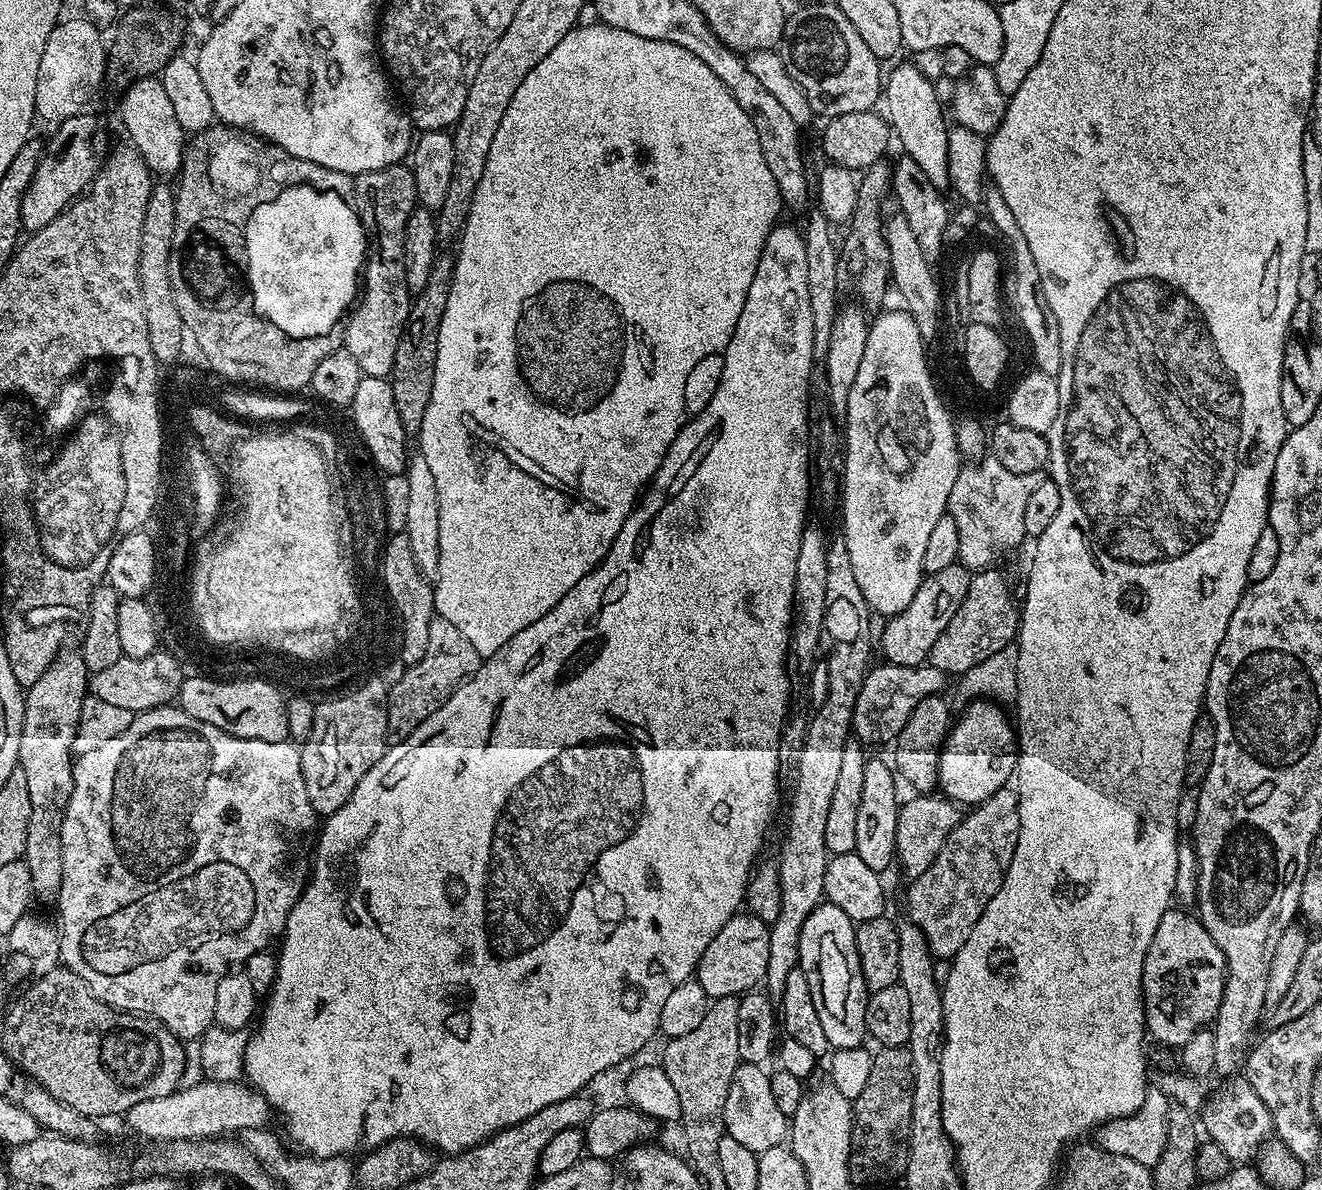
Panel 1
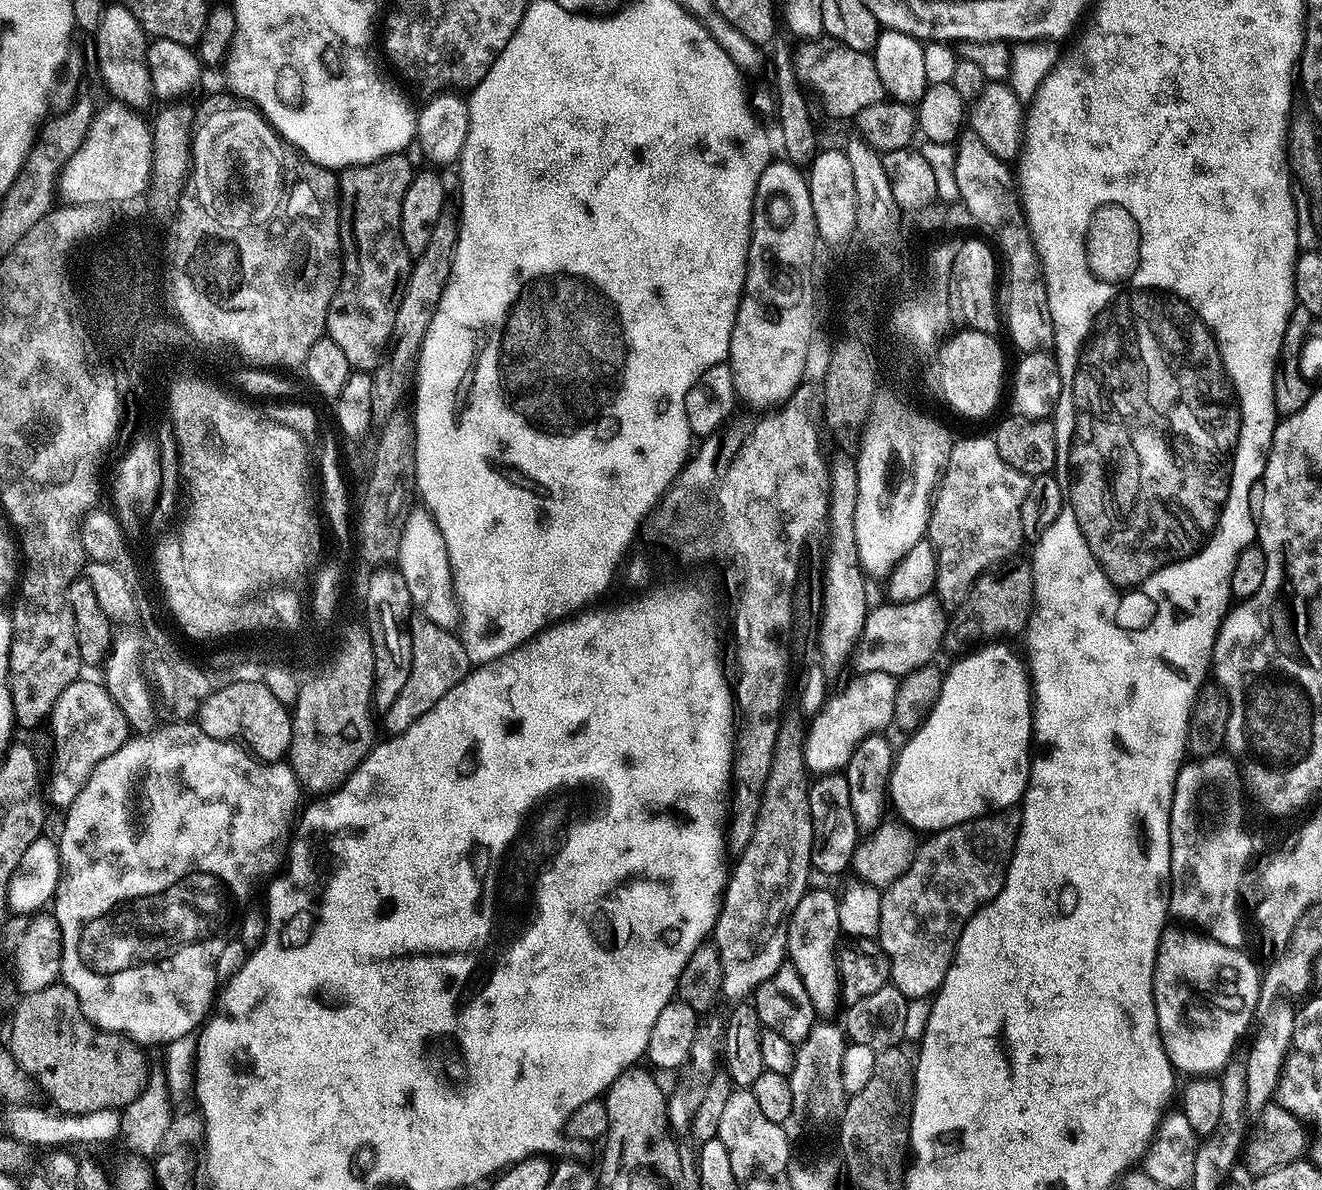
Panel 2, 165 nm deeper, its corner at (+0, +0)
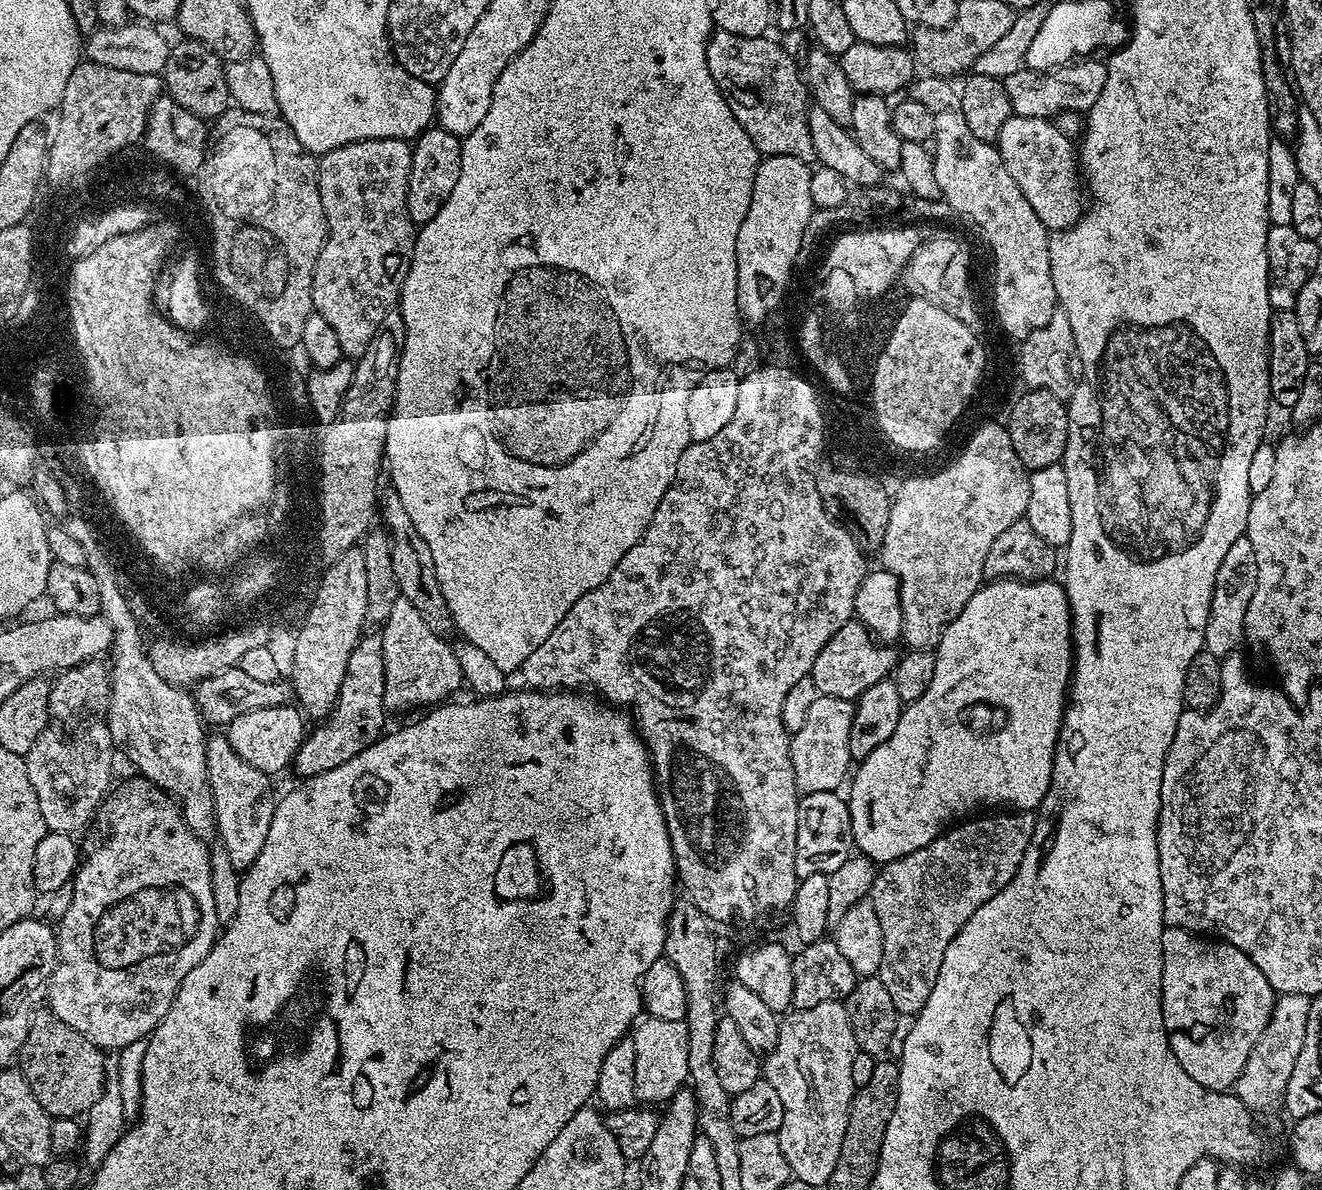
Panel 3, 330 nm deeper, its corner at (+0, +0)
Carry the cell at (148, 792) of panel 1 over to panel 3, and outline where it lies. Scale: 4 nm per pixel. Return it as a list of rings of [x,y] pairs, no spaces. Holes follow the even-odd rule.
[[[145,778],[135,779],[126,781],[117,792],[115,789],[103,801],[102,813],[104,812],[104,820],[108,823],[108,840],[102,841],[89,856],[87,853],[83,857],[82,863],[77,867],[76,875],[72,878],[70,885],[72,897],[69,898],[68,909],[65,910],[64,917],[60,920],[60,928],[58,924],[56,969],[52,975],[52,981],[48,984],[46,997],[47,1007],[58,1018],[62,1018],[62,1022],[66,1022],[71,1028],[78,1030],[78,1034],[82,1034],[90,1042],[94,1042],[101,1050],[109,1050],[108,1048],[121,1050],[130,1046],[132,1042],[138,1042],[151,1036],[155,1028],[162,1022],[162,1018],[166,1018],[166,1010],[170,1010],[186,974],[190,974],[190,970],[194,970],[194,966],[198,966],[198,962],[202,962],[202,958],[206,958],[206,954],[210,954],[222,928],[222,922],[215,912],[209,845],[188,828],[177,801],[168,792]]]

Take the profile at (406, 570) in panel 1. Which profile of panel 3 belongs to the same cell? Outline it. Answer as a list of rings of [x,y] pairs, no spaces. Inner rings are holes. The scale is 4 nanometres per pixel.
[[[365,643],[362,650],[350,654],[350,662],[346,666],[346,678],[342,680],[342,690],[338,694],[336,704],[331,712],[319,721],[316,729],[309,731],[304,737],[294,761],[297,777],[317,776],[326,770],[334,770],[334,766],[342,766],[342,762],[350,762],[366,746],[385,735],[384,695],[386,694],[386,670],[380,655],[379,643]]]

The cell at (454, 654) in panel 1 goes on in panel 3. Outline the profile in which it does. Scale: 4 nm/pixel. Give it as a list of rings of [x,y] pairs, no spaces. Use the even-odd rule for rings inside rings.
[[[399,596],[390,606],[390,614],[382,625],[384,633],[378,637],[380,655],[386,670],[386,694],[384,707],[389,713],[403,708],[436,706],[447,701],[462,688],[464,676],[451,643],[441,633],[430,630],[426,618],[404,596]],[[423,704],[428,704],[424,705]]]

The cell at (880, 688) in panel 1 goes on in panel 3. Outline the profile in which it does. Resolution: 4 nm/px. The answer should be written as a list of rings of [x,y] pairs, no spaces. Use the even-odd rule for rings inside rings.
[[[819,695],[802,730],[791,733],[792,765],[796,786],[801,793],[834,792],[849,775],[848,764],[853,763],[850,754],[850,726],[856,713],[856,705],[846,698],[830,698]]]

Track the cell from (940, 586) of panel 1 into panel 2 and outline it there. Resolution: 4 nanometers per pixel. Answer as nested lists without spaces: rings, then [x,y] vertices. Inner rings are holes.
[[[932,598],[915,600],[906,604],[883,603],[878,605],[877,608],[876,605],[869,607],[868,617],[862,626],[862,632],[850,656],[851,667],[856,667],[855,671],[860,674],[881,672],[899,678],[910,674],[910,670],[918,670],[918,666],[933,663],[937,659],[936,651],[939,650],[940,643],[944,640],[944,632],[946,636],[945,609]]]

